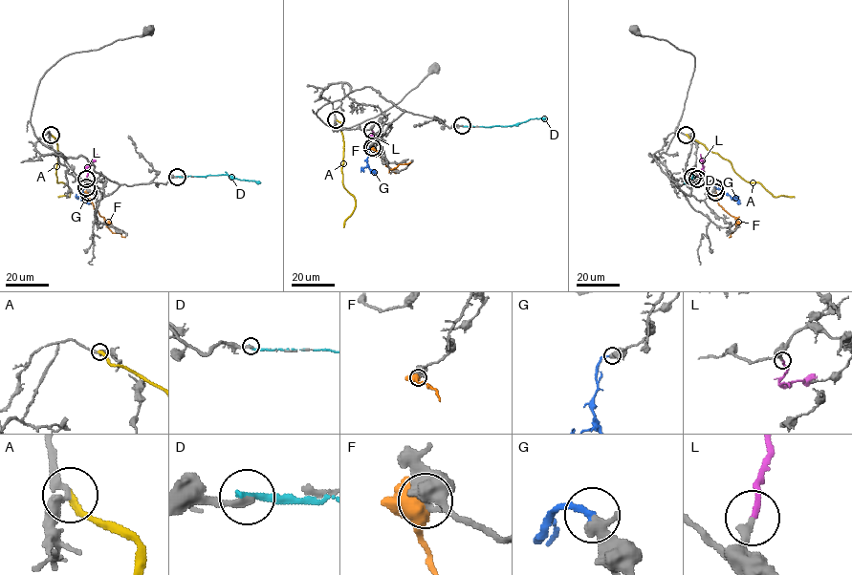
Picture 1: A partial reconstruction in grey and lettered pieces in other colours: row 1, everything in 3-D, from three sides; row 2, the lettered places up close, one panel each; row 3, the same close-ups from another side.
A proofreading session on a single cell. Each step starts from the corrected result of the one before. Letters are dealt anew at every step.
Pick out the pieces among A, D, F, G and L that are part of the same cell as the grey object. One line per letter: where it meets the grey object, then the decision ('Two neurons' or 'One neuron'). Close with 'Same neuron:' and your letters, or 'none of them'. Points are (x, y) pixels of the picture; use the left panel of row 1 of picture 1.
A: Touches grey at (51, 135). Two neurons
D: Touches grey at (177, 177). Two neurons
F: Touches grey at (88, 192). Two neurons
G: Touches grey at (86, 187). One neuron
L: Touches grey at (86, 179). One neuron
Same neuron: G, L

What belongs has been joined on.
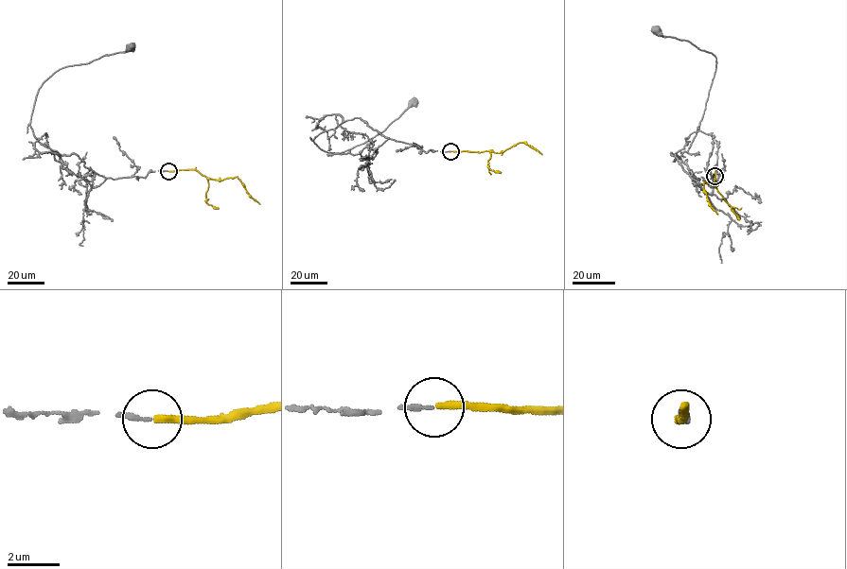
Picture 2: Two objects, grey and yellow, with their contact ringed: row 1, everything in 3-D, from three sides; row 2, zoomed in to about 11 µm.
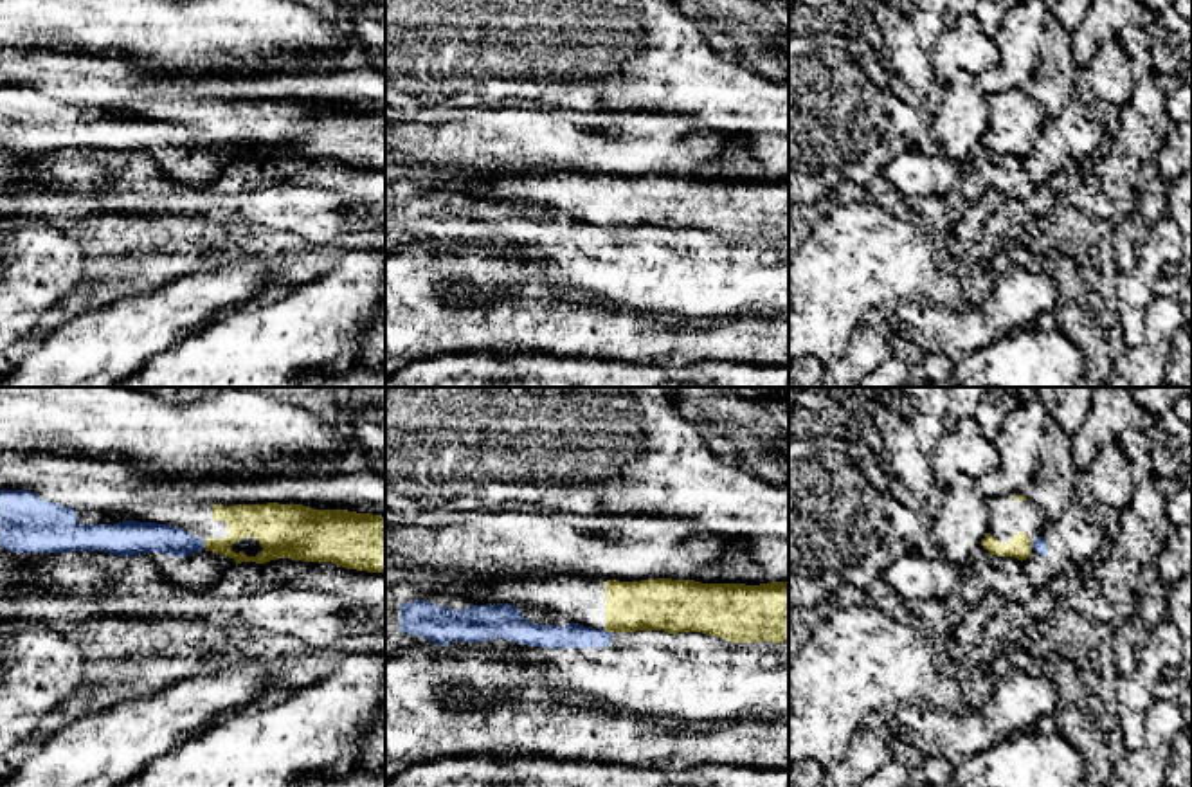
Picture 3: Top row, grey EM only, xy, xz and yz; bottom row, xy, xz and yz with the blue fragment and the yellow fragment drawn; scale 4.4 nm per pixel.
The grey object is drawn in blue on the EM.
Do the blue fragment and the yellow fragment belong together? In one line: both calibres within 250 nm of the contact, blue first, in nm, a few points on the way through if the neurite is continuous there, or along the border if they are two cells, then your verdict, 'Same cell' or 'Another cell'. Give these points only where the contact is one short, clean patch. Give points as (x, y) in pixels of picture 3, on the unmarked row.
Thickness 140 nm (blue) against 150 nm. Boundary: xy (204, 137), (206, 144). Another cell

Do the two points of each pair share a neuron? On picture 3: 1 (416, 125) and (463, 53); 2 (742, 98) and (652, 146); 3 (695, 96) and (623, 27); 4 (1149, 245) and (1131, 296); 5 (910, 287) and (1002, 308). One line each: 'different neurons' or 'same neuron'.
1: different neurons
2: different neurons
3: same neuron
4: same neuron
5: different neurons

